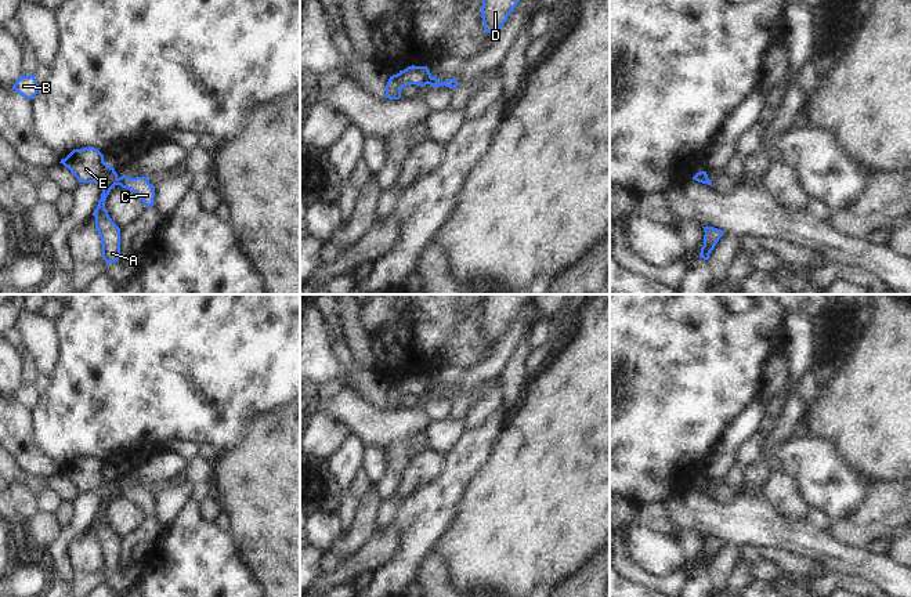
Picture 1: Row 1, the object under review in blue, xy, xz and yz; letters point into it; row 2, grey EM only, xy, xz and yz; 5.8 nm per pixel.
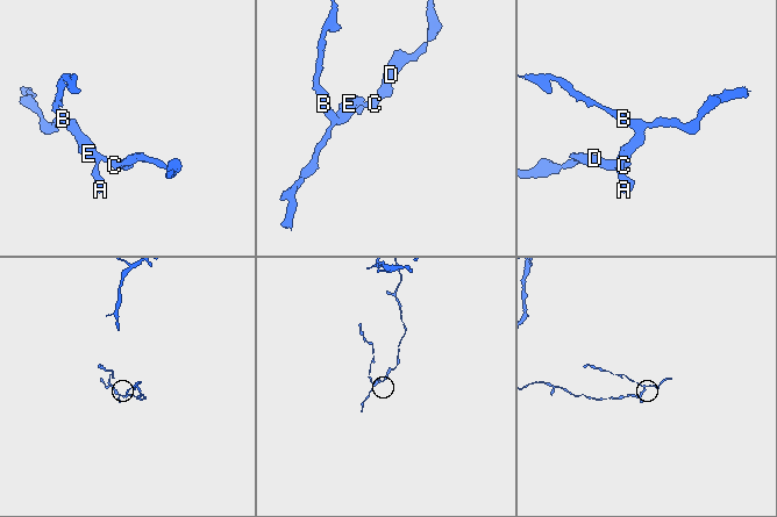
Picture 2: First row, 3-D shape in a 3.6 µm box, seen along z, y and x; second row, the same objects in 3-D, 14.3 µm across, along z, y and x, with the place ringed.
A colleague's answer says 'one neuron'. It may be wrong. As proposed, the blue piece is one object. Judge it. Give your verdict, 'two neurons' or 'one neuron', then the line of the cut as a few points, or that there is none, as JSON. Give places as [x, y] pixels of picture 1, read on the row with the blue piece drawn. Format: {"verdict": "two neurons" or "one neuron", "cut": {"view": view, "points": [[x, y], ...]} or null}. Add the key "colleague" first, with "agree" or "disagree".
{"colleague": "disagree", "verdict": "two neurons", "cut": {"view": "xy", "points": [[116, 178], [118, 184]]}}

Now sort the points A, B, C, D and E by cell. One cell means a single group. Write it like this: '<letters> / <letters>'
A B E / C D

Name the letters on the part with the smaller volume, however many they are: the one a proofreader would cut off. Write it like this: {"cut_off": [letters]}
{"cut_off": ["A", "B", "E"]}

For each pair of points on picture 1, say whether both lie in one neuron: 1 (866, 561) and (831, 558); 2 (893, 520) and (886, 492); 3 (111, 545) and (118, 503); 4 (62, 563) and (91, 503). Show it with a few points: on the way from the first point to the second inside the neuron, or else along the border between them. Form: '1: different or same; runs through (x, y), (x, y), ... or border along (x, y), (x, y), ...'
1: same; runs through (857, 561), (839, 558)
2: same; runs through (889, 513), (886, 499)
3: different; border along (109, 499), (105, 507), (105, 520), (120, 538)
4: same; runs through (61, 547), (62, 541), (83, 518)

